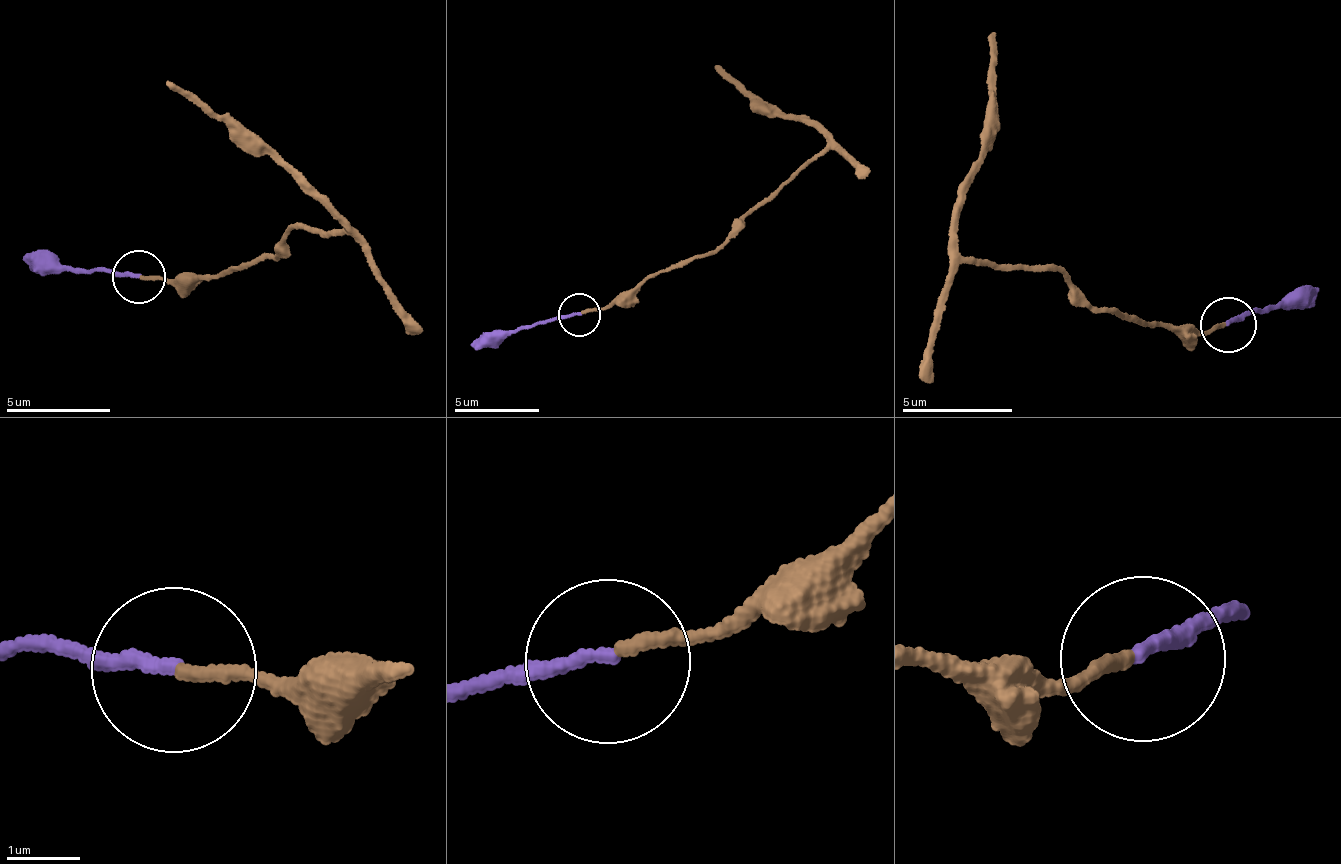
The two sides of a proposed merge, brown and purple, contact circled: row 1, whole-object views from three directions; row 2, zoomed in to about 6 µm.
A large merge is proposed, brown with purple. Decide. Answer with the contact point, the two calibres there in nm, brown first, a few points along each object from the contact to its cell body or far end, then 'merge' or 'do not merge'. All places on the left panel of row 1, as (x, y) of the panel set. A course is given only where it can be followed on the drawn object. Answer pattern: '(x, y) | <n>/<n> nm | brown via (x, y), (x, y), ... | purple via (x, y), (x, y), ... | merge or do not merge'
(139, 277) | 180/190 nm | brown via (142, 279), (187, 288), (264, 263), (298, 228), (331, 237), (346, 229), (168, 80) | purple via (137, 278), (25, 262) | merge

